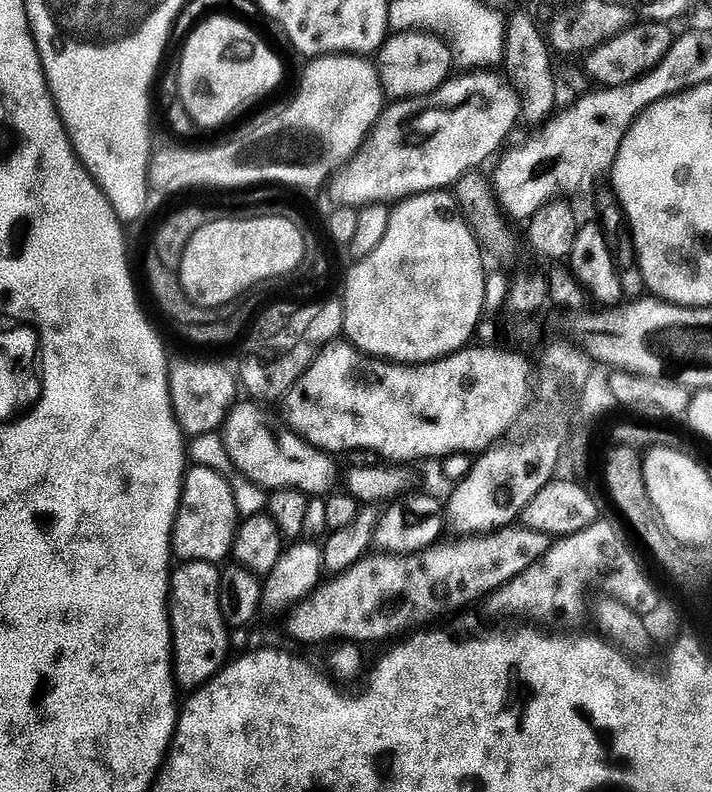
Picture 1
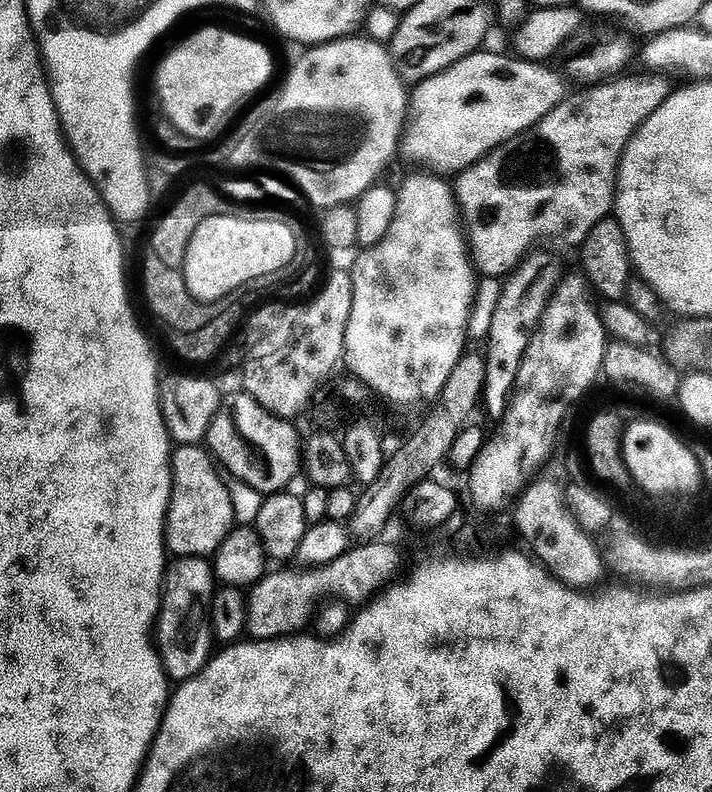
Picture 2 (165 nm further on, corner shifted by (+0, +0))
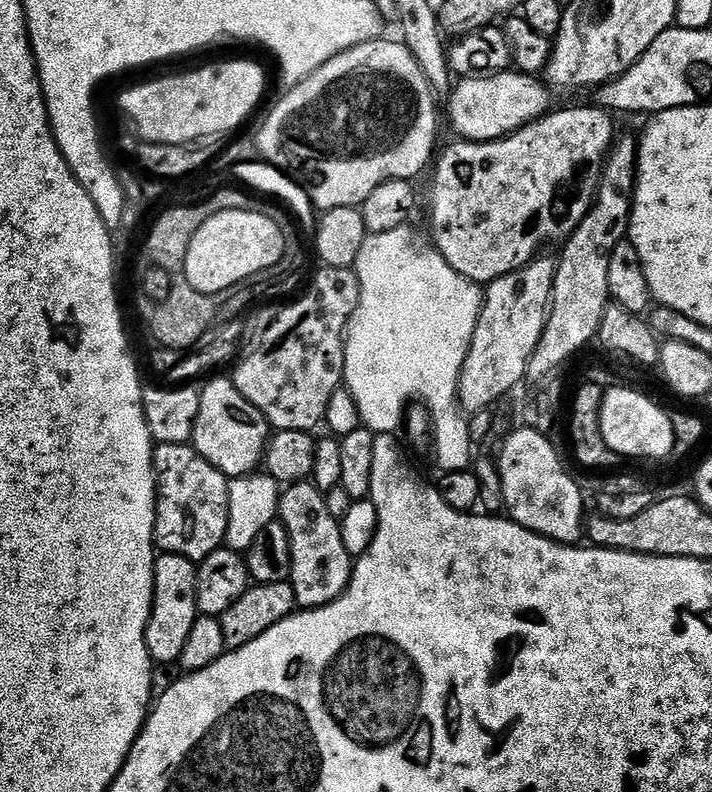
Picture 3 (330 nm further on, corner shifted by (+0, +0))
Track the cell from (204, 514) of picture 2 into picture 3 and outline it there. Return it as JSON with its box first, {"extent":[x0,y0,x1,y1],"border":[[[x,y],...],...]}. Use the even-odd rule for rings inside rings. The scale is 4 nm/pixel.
{"extent":[154,444,229,561],"border":[[[161,444],[155,449],[154,459],[156,461],[156,478],[158,481],[158,495],[156,498],[156,546],[161,553],[169,552],[178,554],[182,558],[190,558],[194,561],[206,559],[210,554],[214,554],[224,544],[224,535],[228,525],[228,482],[229,477],[222,475],[206,458],[202,458],[196,452],[195,447],[188,444]]]}

